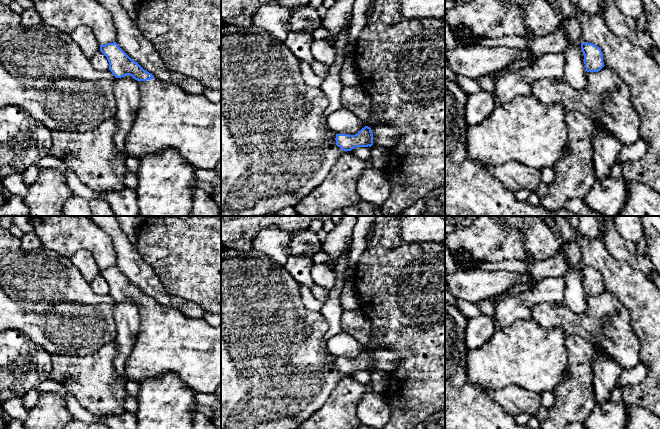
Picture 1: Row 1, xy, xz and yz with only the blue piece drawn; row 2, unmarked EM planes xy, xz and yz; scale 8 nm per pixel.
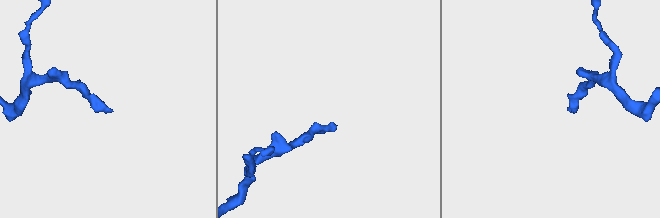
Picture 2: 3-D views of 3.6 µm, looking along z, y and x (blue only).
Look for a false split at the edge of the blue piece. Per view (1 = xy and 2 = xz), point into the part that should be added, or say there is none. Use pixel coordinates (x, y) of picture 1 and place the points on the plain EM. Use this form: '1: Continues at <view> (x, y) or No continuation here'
1: Continues at xy (167, 341)
2: No continuation here

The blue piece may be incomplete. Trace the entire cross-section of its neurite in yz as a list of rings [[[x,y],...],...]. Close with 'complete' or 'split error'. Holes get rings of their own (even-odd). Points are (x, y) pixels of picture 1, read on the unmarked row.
[[[585,266],[581,267],[581,273],[584,279],[584,288],[587,296],[598,296],[605,290],[603,277],[598,270]]] | complete

